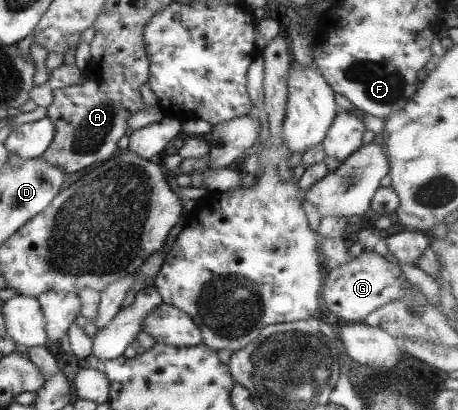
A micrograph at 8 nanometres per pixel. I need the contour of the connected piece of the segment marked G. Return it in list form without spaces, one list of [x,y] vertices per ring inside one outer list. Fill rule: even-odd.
[[[364,250],[349,263],[337,268],[332,268],[323,283],[323,291],[320,291],[320,303],[325,305],[325,311],[333,313],[335,317],[343,321],[363,322],[365,317],[378,307],[399,299],[408,293],[408,289],[414,285],[405,279],[400,269],[388,263],[377,253]]]

